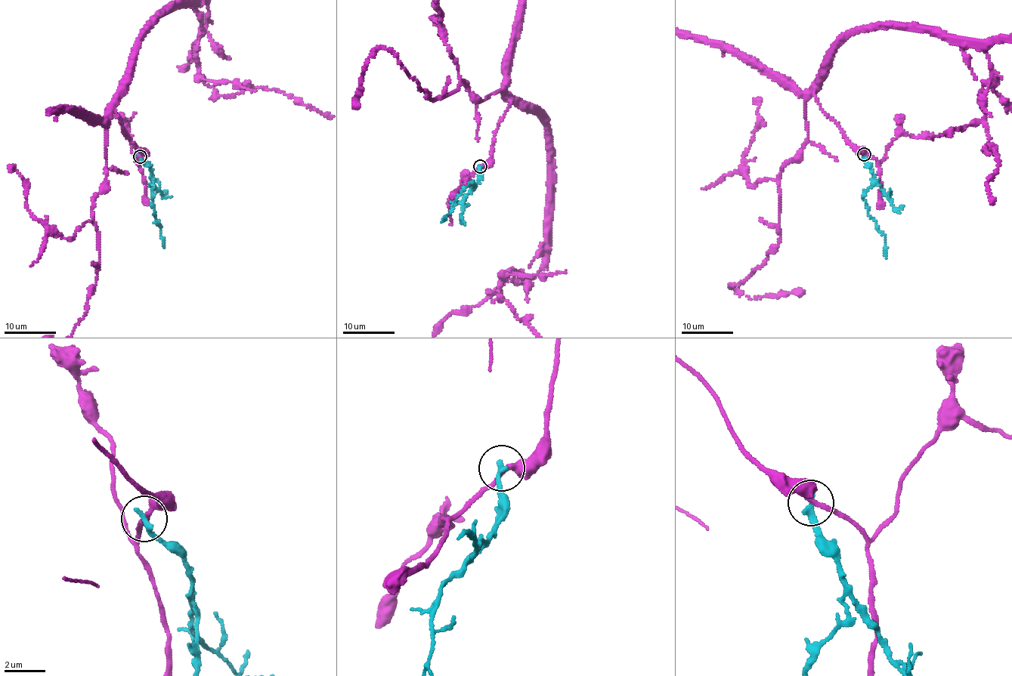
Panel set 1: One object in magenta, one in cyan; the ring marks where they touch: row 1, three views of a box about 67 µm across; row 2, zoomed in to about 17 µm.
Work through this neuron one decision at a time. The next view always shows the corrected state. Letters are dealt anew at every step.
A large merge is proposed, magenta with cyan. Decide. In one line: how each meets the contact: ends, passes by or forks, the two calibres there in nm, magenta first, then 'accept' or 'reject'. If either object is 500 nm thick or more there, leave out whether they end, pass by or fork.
magenta passes by | cyan ends | 240/320 nm | reject

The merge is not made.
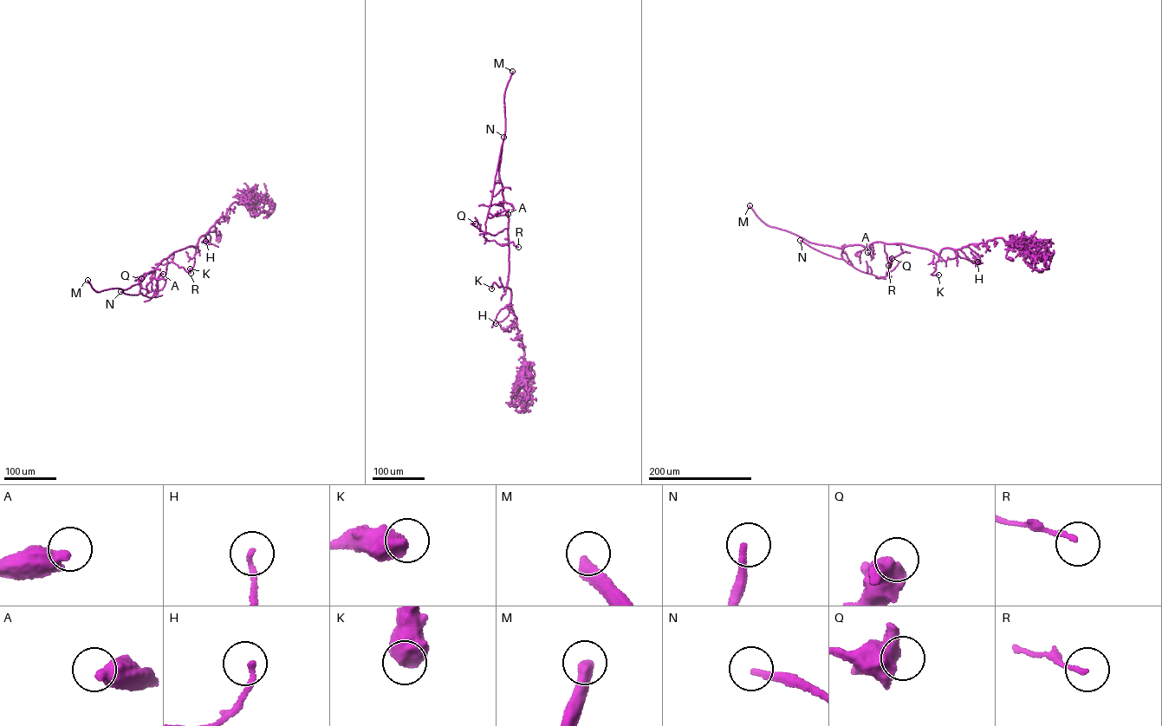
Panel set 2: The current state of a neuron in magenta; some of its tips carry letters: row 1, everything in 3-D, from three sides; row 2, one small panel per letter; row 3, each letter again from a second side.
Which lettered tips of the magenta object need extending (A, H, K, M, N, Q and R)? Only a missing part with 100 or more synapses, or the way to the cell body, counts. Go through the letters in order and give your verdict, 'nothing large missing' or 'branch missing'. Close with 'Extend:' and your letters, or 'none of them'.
A: nothing large missing
H: nothing large missing
K: nothing large missing
M: branch missing
N: branch missing
Q: nothing large missing
R: nothing large missing
Extend: M, N

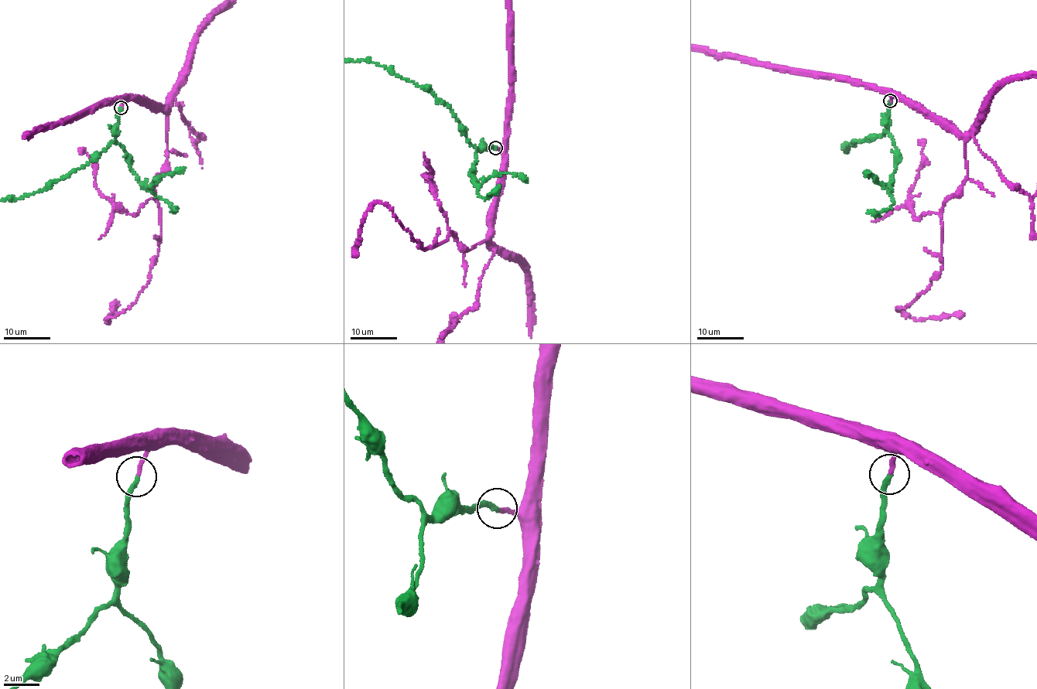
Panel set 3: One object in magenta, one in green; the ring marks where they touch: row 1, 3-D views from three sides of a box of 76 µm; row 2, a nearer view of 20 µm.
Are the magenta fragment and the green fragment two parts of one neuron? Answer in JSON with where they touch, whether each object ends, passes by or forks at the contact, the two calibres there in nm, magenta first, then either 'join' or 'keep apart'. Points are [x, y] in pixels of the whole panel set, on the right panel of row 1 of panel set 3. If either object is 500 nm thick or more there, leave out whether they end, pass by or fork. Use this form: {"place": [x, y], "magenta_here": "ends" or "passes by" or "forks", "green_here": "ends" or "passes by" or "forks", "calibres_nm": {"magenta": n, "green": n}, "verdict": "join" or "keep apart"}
{"place": [890, 100], "magenta_here": "ends", "green_here": "ends", "calibres_nm": {"magenta": 240, "green": 280}, "verdict": "join"}

